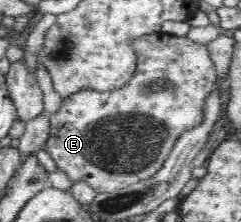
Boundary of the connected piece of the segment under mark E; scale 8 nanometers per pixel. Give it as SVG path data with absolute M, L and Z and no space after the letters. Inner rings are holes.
M160 32L133 41L133 50L137 58L136 71L125 86L105 93L83 89L62 98L59 109L45 115L48 134L42 143L43 151L55 161L57 172L65 174L72 183L86 183L96 193L123 189L155 176L179 136L203 123L203 107L216 87L215 64L207 48L189 37L173 37Z

